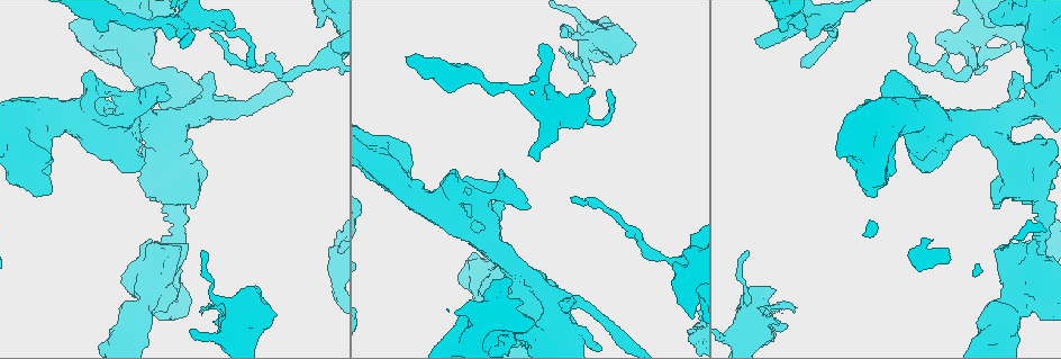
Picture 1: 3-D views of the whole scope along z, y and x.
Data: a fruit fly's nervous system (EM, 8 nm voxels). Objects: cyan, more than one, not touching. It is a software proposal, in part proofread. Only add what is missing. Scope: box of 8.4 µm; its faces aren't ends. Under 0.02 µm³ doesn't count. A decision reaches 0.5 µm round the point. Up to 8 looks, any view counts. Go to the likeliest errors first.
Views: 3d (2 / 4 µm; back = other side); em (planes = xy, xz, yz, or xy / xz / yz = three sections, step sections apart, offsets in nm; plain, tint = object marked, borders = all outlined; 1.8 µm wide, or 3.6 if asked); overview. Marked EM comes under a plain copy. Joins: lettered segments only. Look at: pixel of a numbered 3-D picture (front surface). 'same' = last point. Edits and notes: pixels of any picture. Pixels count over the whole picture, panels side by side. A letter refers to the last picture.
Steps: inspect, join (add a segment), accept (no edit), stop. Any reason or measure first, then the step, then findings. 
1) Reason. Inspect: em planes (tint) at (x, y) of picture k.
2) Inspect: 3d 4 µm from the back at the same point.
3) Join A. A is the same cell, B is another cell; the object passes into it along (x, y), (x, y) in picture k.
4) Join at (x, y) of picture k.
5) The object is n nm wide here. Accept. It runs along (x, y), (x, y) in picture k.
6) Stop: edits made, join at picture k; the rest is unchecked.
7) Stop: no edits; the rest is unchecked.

Inspect: em xy step 8 (borders) at (573, 199) of picture 1.

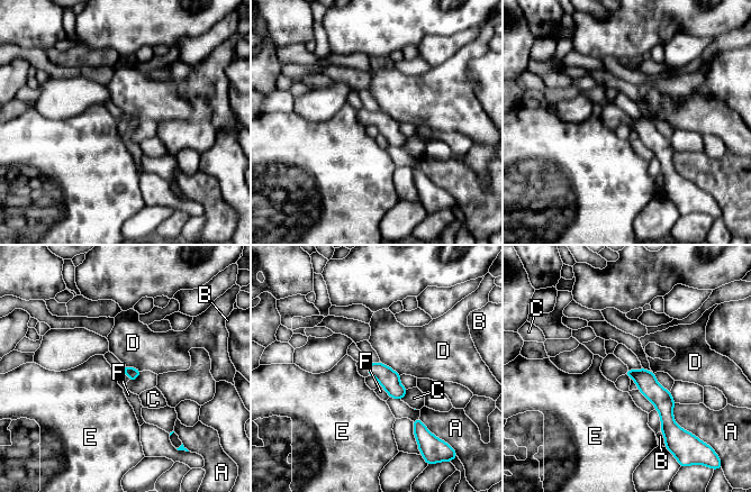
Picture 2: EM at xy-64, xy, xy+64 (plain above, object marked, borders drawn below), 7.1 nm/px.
The object is 90 nm wide here. Accept. A, B, C, D, E and F are other cells; it runs along (630, 373), (663, 402), (669, 424) in picture 2; no lettered segment goes on from it.

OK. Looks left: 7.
Inspect: 3d 2 µm at (317, 27) of picture 1.

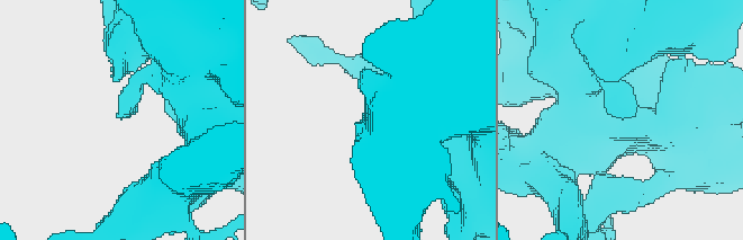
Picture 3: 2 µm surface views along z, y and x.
Inspect: em xy step 4 (tint) at (123, 116) of picture 3.

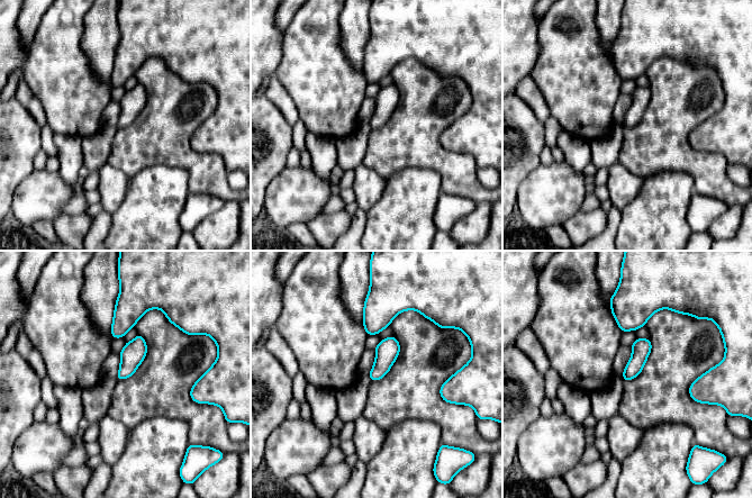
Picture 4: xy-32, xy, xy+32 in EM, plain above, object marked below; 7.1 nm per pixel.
Cut it another way. Inspect: em planes (borders) at the same point.

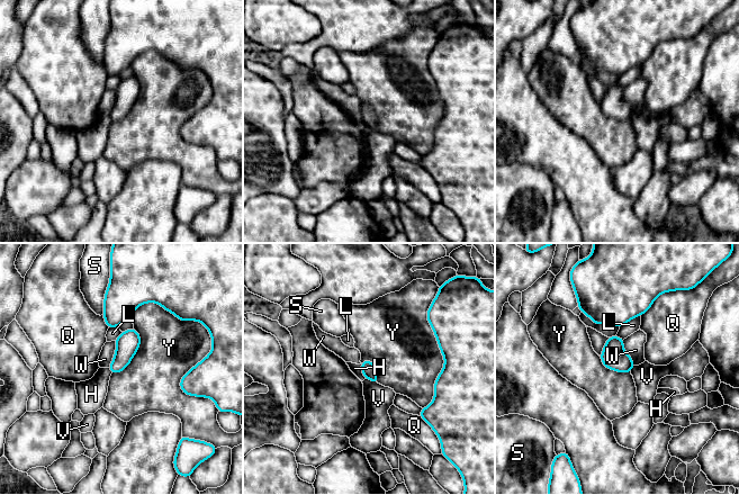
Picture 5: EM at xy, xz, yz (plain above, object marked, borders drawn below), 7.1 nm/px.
Accept. H, L, Q, S, V, W and Y are other cells; a border runs along (426, 317), (443, 368), (422, 408) in picture 5; no lettered segment goes on from it.

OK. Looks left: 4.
Free end. Inspect: 3d 2 µm at (183, 37) of picture 1.

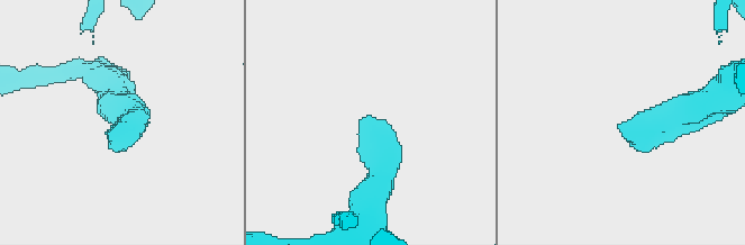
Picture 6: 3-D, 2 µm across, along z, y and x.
Inspect: em 3.6 µm planes (borders) at (367, 116) of picture 6.

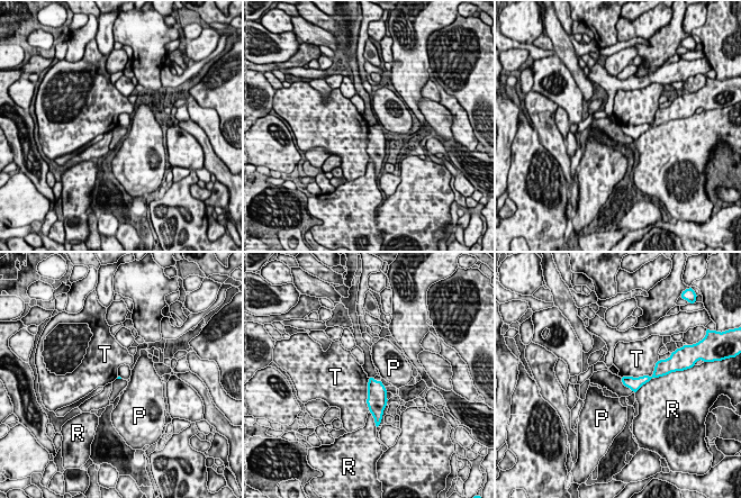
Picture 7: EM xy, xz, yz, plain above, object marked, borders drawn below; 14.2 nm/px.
The longest contact is with T, 550 nm. Accept. P, R and T are other cells; a border runs along (657, 362), (651, 376), (621, 378) in picture 7; no lettered segment goes on from it.

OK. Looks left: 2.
Tapers out. Inspect: em planes (borders) at (250, 66) of picture 1.

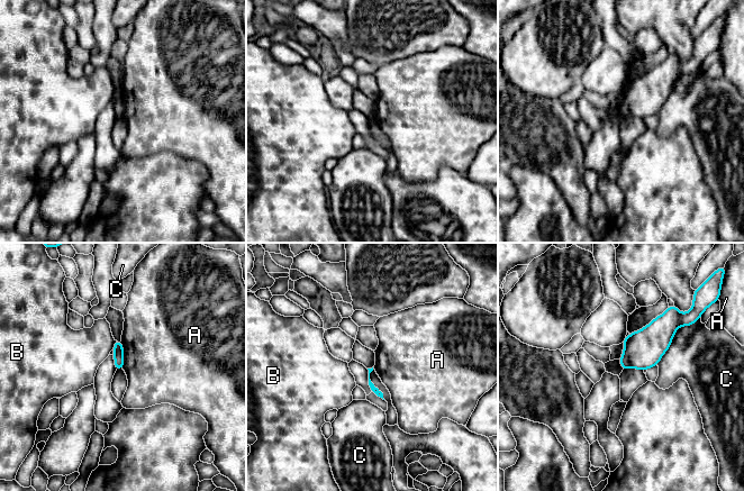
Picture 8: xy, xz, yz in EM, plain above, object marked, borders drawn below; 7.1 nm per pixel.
Accept. A, B and C are other cells; a border runs along (120, 341), (123, 367) in picture 8; no lettered segment goes on from it.

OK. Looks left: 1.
Stop: no edits; the rest is unchecked.

